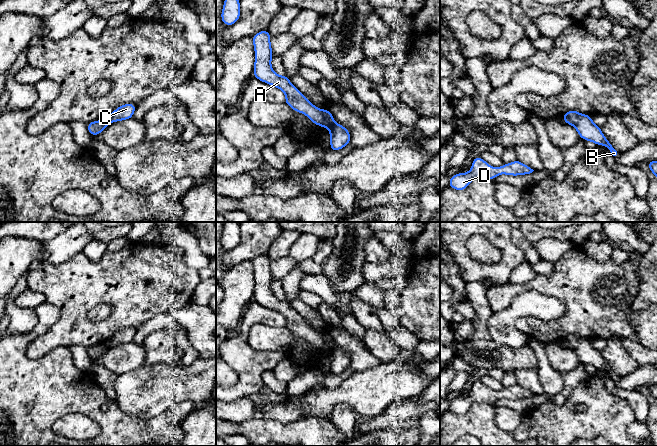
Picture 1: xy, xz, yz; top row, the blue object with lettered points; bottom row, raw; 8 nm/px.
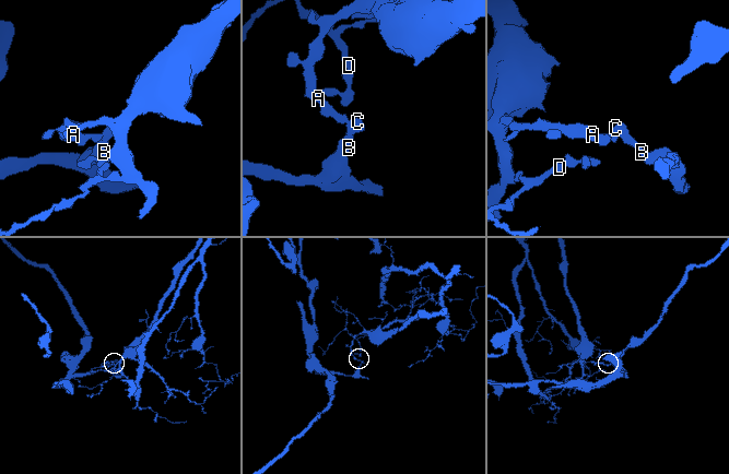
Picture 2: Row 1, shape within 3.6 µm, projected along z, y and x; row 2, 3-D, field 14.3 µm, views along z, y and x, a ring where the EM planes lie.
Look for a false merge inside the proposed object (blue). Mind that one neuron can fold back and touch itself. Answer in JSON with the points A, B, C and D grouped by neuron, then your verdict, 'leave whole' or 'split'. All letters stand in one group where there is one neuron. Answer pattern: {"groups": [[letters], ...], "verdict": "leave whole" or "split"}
{"groups": [["A", "D"], ["B", "C"]], "verdict": "split"}

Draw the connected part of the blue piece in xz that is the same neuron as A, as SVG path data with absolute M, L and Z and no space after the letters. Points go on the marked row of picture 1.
M268 30L260 31L252 37L255 50L253 76L262 82L280 88L286 95L284 104L294 111L305 114L314 124L329 128L334 124L334 118L329 109L321 110L308 101L287 76L276 74L271 67L273 56L270 45L271 35Z

